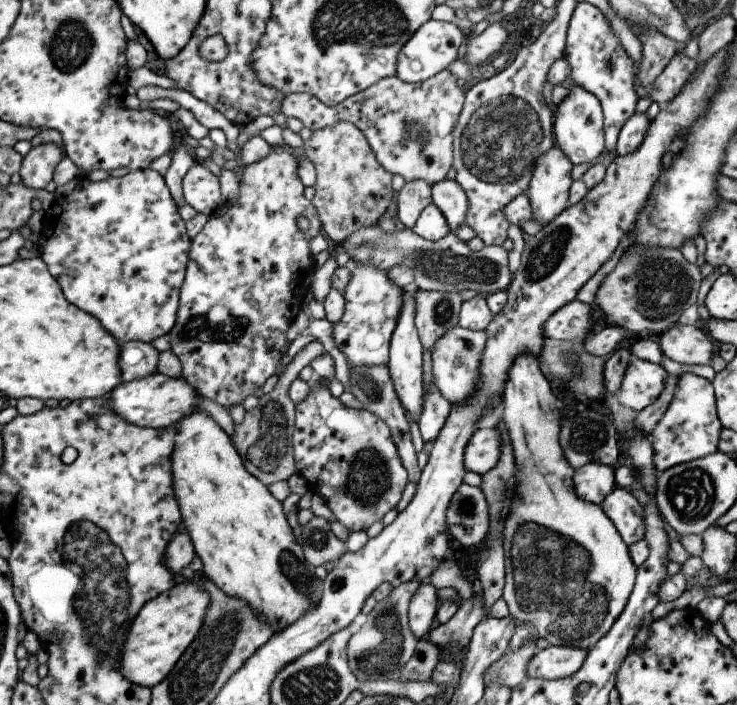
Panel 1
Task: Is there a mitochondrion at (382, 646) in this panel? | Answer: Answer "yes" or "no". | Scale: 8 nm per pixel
yes

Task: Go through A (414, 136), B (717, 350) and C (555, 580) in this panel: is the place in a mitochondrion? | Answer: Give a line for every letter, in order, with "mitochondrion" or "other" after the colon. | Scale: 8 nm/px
A: mitochondrion
B: other
C: mitochondrion

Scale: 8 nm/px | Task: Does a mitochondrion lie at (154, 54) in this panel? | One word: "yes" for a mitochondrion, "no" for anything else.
no

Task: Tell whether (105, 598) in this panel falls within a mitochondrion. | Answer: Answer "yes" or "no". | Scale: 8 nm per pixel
yes

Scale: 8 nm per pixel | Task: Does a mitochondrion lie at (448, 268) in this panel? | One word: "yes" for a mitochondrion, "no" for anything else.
yes

